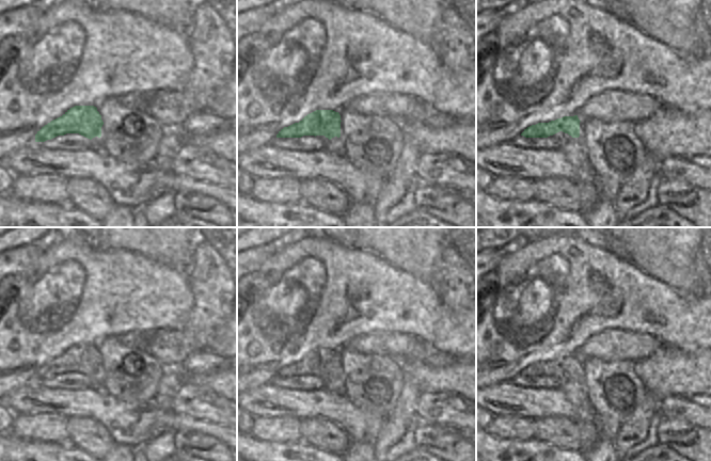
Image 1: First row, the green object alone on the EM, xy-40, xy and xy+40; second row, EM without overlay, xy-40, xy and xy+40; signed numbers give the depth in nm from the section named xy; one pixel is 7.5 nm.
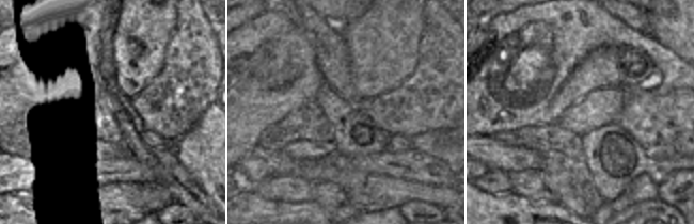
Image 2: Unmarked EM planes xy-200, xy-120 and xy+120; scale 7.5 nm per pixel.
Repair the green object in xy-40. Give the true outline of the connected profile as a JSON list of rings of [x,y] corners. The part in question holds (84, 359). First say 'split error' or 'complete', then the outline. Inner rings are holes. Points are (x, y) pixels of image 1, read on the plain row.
complete; [[[75,345],[62,355],[42,366],[35,373],[35,381],[45,381],[66,372],[79,372],[90,379],[101,376],[104,361],[94,345]]]

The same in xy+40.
complete; [[[578,354],[564,355],[549,362],[538,362],[524,368],[521,375],[525,377],[548,377],[559,370],[568,372],[572,377],[580,376],[580,359]]]

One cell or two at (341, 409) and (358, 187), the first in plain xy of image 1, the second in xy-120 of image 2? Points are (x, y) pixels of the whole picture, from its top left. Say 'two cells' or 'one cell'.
one cell

